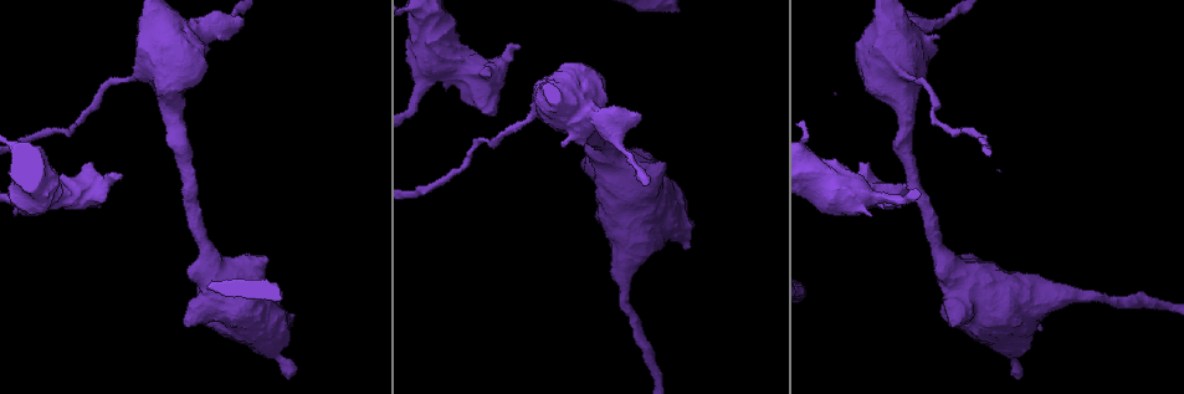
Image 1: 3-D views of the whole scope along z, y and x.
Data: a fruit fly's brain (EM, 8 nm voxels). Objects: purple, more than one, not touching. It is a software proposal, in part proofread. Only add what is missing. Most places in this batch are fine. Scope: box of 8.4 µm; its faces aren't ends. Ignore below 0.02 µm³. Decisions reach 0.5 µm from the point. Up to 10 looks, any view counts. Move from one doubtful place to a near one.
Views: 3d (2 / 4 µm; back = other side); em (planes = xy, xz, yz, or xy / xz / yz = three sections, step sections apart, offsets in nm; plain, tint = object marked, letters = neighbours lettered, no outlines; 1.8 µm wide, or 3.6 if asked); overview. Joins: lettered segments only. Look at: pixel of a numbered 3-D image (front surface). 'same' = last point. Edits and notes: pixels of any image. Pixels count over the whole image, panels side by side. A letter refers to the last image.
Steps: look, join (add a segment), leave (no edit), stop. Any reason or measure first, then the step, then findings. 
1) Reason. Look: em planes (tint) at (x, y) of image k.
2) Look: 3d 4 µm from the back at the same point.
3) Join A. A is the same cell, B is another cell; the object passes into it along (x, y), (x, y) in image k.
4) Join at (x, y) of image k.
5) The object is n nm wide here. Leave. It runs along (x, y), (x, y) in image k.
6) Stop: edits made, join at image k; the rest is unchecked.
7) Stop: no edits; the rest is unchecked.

Free end. Look: em 3.6 µm yz step 8 (letters) at (937, 37) of image 1.

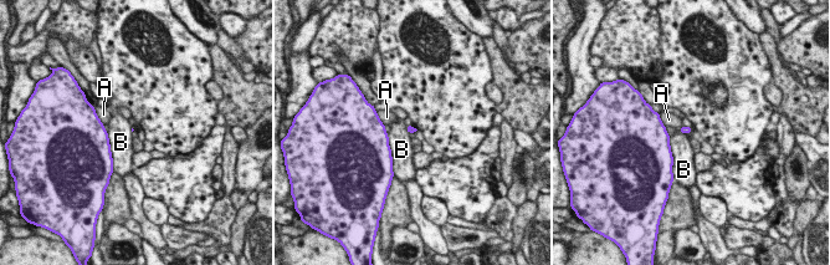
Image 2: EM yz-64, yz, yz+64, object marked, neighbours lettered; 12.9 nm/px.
The longest contact is with B, 480 nm. Leave. A and B are other cells; a border runs along (107, 132), (113, 167) in image 2; none of them fits.

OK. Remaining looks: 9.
Thick end. Look: 3d 4 µm at (893, 207) of image 1.

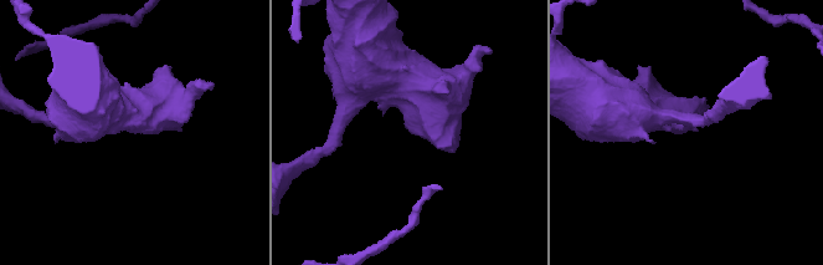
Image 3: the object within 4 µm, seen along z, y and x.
Need the tissue. Look: em 3.6 µm planes (letters) at (689, 128) of image 3.

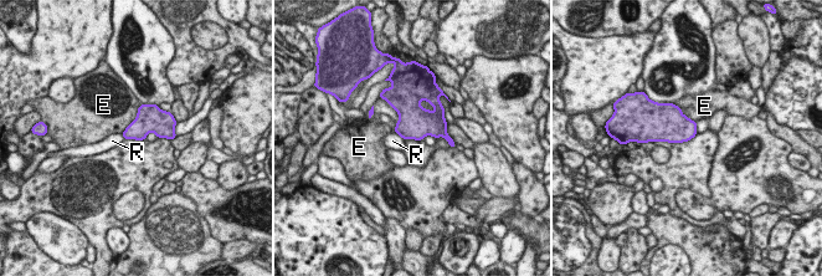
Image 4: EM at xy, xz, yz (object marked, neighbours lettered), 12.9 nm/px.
Leave. E and R are other cells; a border runs along (695, 122), (698, 132) in image 4; none of them fits.

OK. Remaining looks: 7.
Stops while still wide. Look: em 3.6 µm planes (tint) at (288, 328) of image 1.

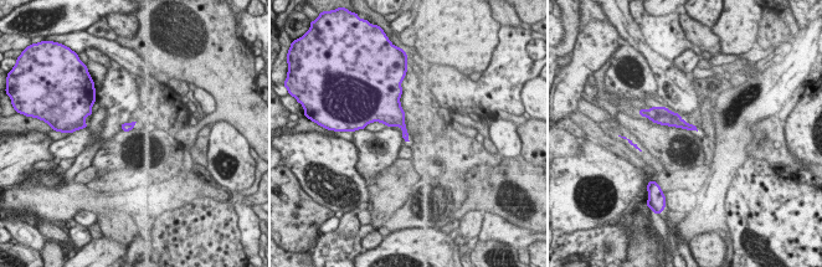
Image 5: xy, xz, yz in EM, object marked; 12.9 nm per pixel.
Look: em 3.6 µm planes (letters) at the same point.

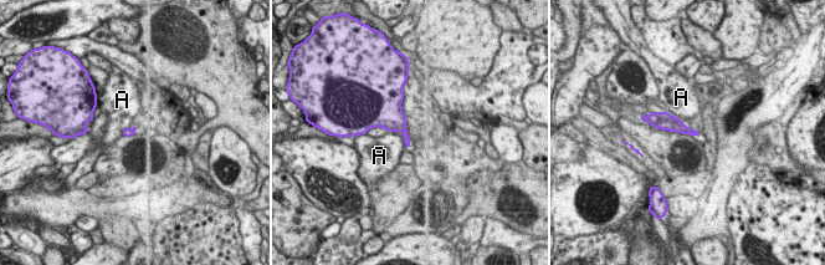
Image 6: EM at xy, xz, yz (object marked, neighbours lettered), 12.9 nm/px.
Leave. A is another cell; none of them fits.

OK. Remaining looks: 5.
Stop: no edits; the rest is unchecked.

